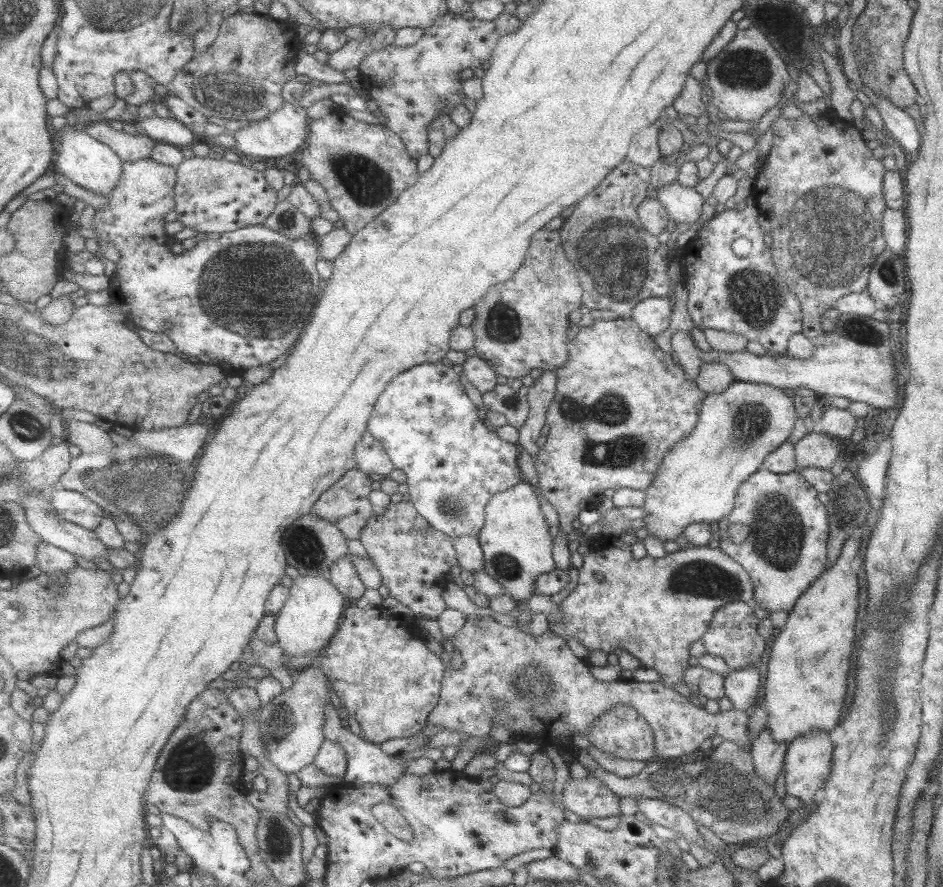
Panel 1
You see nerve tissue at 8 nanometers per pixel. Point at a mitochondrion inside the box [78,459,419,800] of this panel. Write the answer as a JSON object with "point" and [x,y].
{"point":[189,769]}

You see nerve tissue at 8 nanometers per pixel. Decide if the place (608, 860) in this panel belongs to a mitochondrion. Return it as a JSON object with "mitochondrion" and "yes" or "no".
{"mitochondrion":"no"}

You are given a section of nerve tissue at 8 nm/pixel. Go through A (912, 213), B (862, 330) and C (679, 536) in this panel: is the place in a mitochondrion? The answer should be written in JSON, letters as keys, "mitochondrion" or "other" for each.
{"A":"other","B":"mitochondrion","C":"other"}

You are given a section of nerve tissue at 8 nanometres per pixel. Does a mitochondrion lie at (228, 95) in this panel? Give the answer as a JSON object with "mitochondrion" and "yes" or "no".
{"mitochondrion":"yes"}

